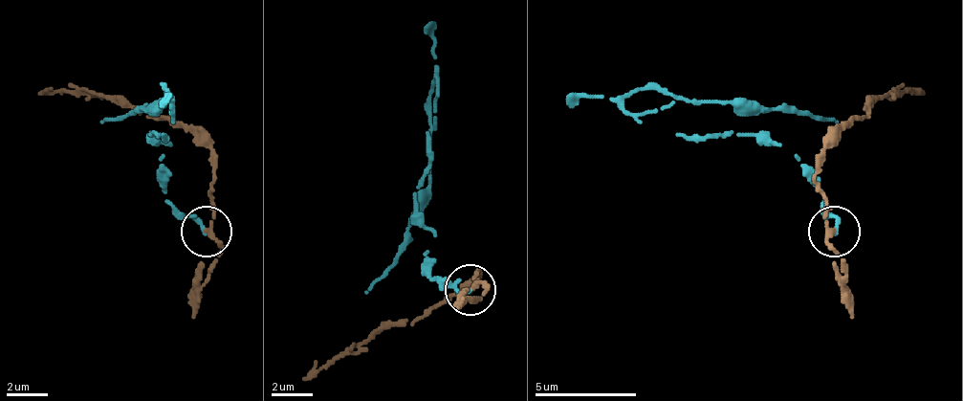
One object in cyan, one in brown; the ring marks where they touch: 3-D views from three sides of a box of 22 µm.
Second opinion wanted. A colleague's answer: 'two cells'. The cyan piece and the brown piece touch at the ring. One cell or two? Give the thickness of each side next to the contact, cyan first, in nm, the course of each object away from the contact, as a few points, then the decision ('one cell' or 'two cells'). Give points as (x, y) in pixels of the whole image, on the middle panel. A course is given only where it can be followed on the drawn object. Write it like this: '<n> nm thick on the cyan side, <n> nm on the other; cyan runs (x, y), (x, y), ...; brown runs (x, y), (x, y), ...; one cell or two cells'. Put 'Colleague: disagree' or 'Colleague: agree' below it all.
200 nm thick on the cyan side, 200 nm on the other; cyan runs (470, 288), (428, 278), (424, 253), (433, 237), (413, 191), (428, 187), (433, 33), (428, 24); brown runs (470, 288), (479, 268), (479, 273), (439, 303), (383, 323), (367, 339), (301, 380); two cells
Colleague: agree

